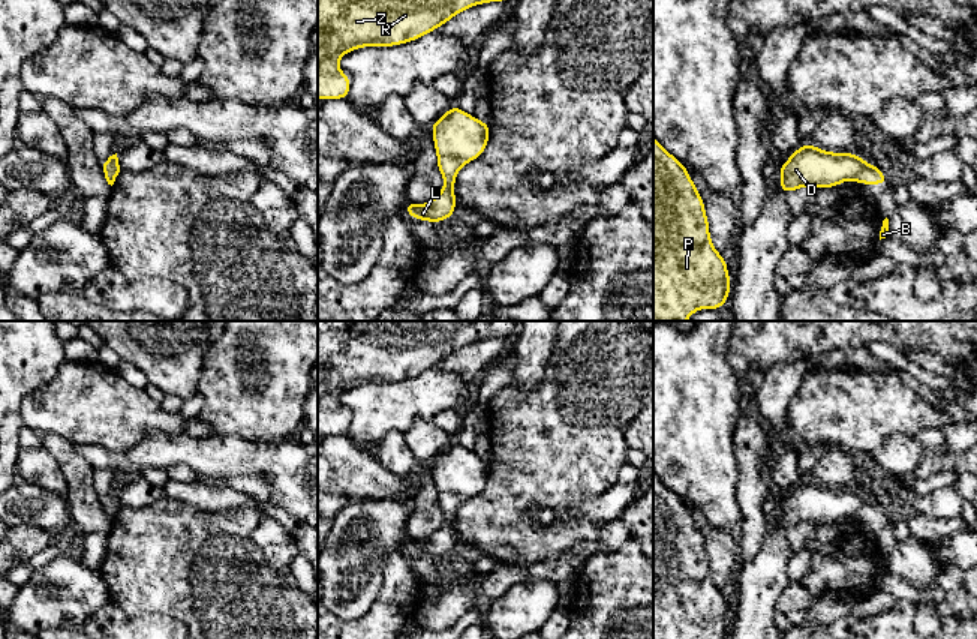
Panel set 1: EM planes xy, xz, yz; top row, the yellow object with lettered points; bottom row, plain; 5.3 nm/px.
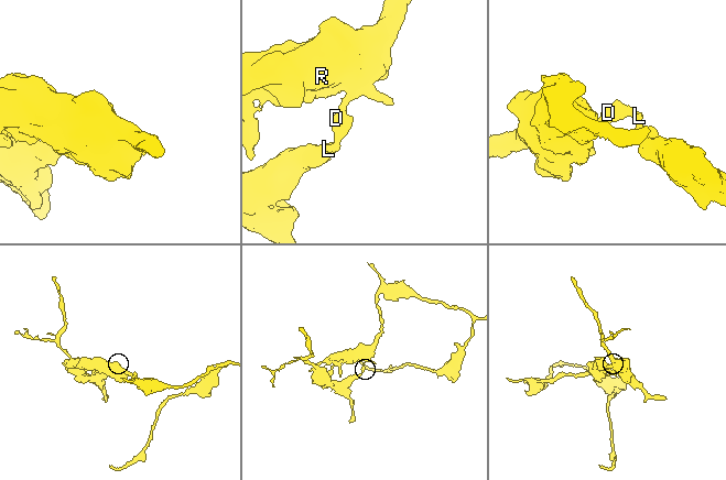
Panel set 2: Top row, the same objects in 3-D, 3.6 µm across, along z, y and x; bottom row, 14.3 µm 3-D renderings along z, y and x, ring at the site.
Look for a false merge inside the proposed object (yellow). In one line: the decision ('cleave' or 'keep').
cleave

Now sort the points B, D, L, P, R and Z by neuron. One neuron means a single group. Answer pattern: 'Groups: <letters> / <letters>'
Groups: B L / D P R Z

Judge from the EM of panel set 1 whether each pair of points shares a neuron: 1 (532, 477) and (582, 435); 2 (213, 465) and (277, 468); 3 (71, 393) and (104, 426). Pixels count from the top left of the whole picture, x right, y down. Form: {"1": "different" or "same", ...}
{"1": "same", "2": "same", "3": "same"}

